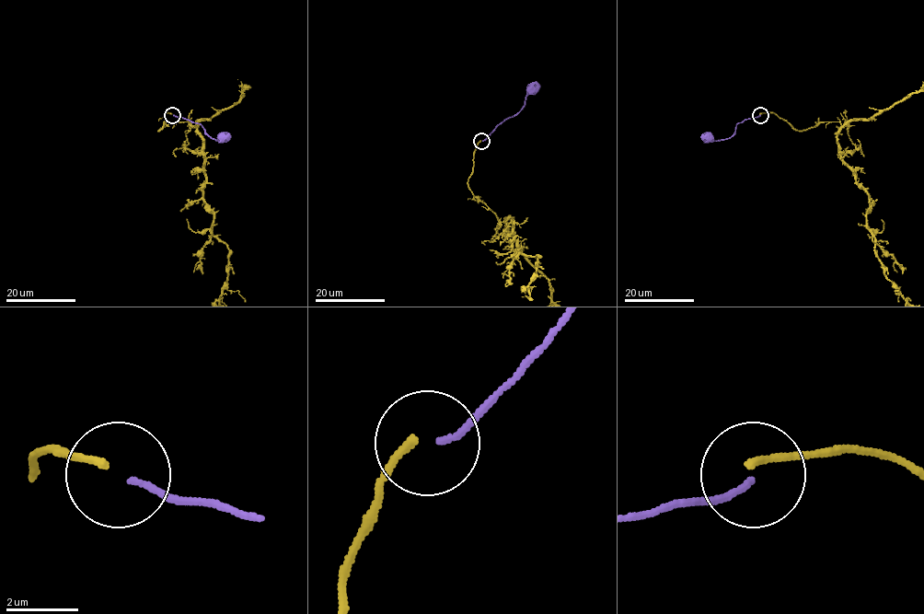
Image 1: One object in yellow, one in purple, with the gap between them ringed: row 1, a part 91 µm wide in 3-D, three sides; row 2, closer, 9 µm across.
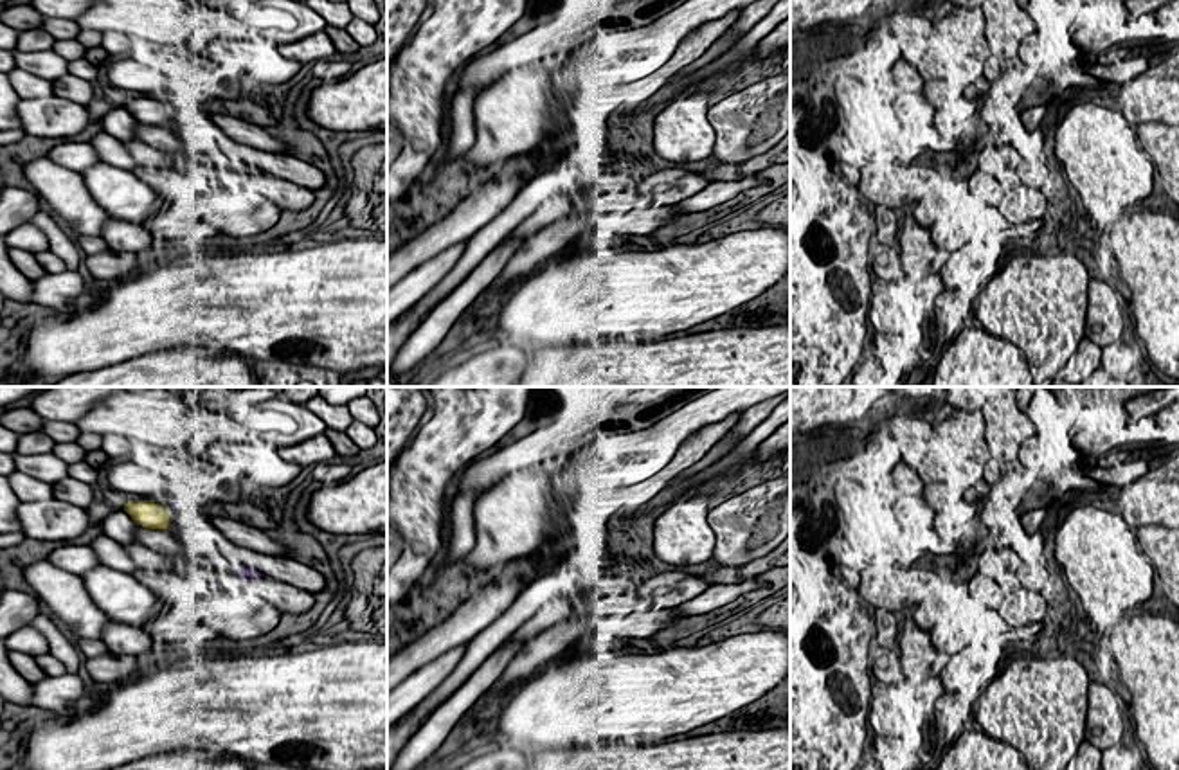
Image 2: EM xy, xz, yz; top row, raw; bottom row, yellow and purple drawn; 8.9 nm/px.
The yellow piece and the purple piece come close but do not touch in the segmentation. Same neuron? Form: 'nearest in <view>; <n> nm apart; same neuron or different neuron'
nearest in xy; 750 nm apart; different neuron

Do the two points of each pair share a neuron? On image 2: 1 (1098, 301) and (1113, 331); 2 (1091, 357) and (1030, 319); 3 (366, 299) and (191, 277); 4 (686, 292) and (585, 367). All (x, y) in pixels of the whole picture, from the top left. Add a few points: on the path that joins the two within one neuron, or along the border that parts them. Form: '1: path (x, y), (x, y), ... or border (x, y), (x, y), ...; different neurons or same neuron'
1: path (1102, 308), (1111, 324); same neuron
2: border (1084, 335), (1062, 367); different neurons
3: path (323, 299), (234, 299); same neuron
4: border (643, 340), (602, 342), (598, 346); different neurons

